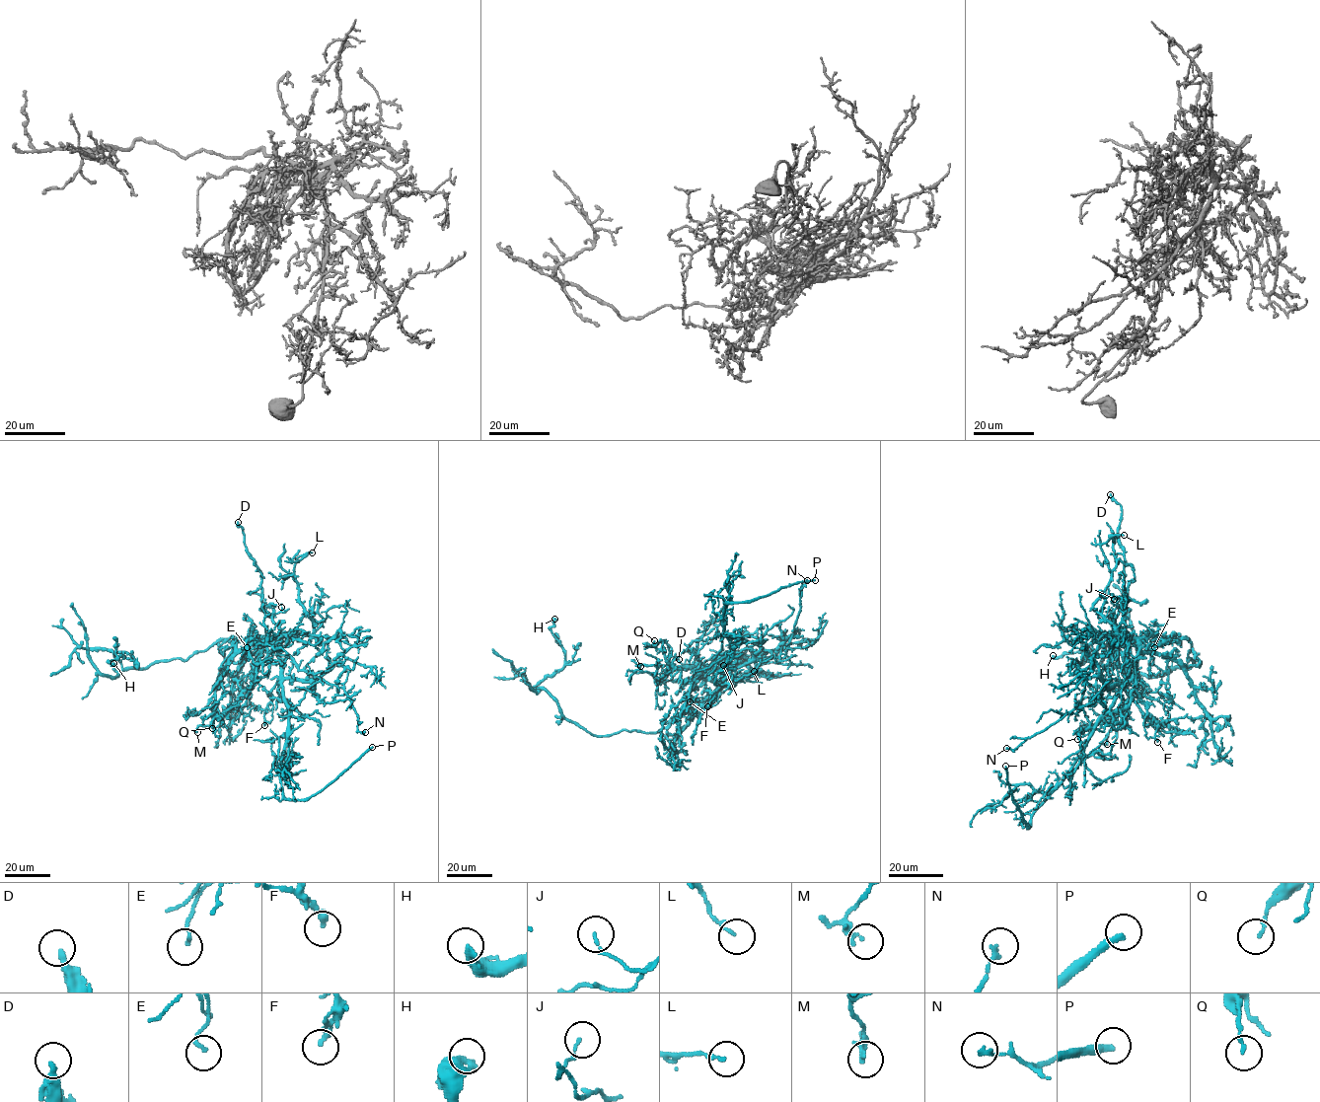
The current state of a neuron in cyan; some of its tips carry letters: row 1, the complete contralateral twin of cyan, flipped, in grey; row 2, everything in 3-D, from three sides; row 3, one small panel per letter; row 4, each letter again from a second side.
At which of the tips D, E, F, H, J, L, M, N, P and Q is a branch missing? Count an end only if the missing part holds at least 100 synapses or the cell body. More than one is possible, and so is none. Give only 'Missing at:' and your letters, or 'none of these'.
Missing at: P

